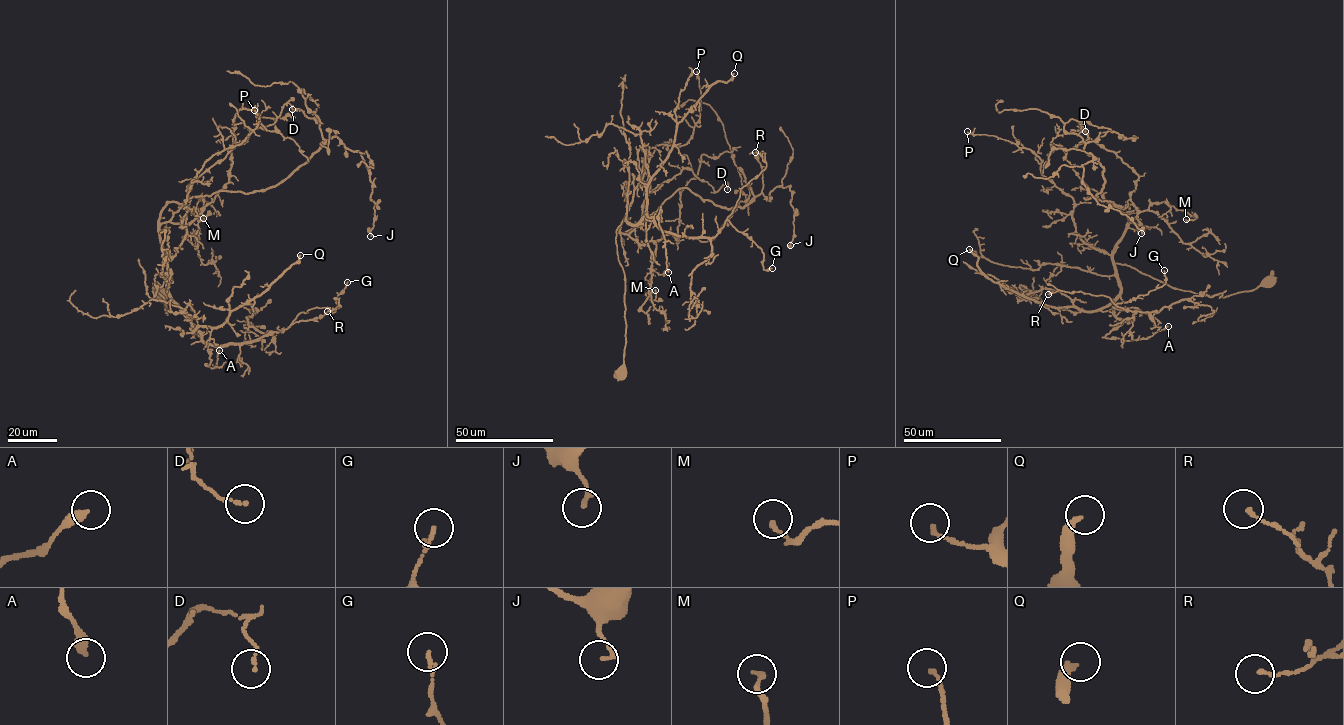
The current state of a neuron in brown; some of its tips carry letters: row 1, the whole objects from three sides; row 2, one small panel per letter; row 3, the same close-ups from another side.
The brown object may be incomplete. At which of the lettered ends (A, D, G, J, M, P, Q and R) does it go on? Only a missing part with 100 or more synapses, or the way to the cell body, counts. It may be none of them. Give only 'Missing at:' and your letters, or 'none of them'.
Missing at: Q

